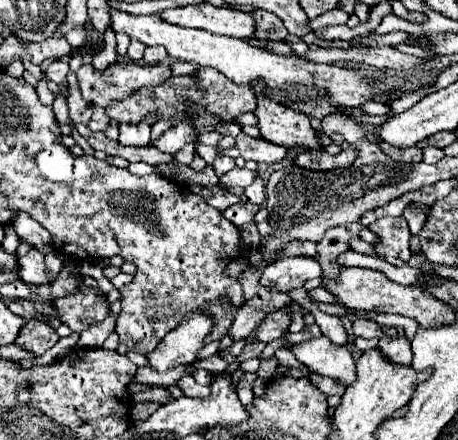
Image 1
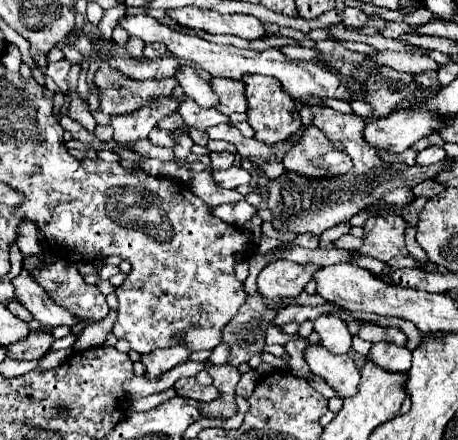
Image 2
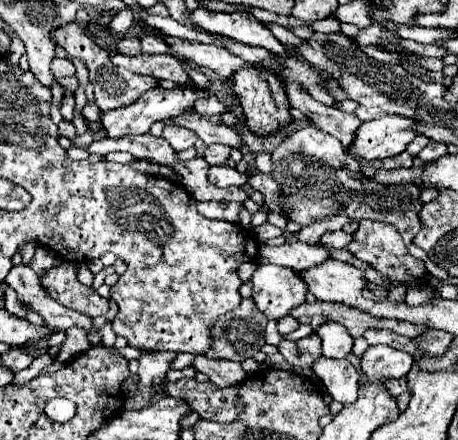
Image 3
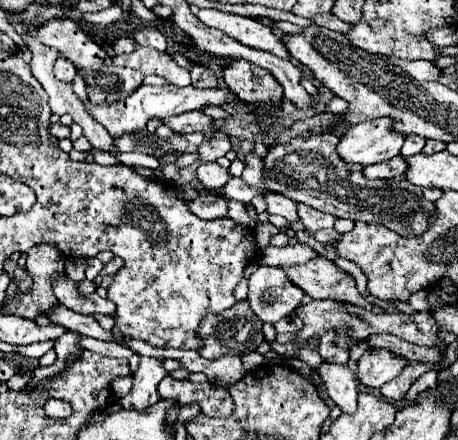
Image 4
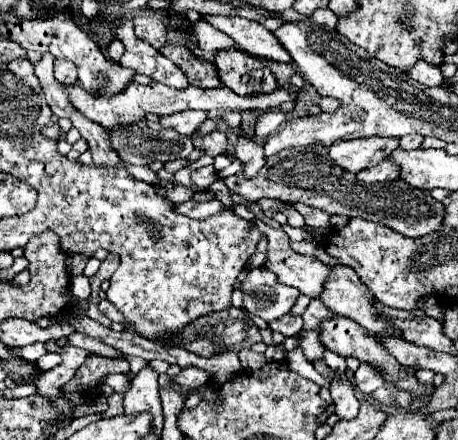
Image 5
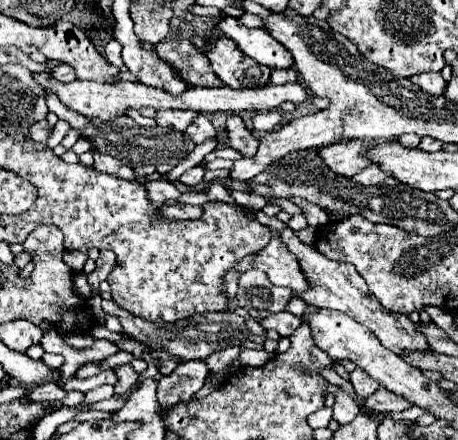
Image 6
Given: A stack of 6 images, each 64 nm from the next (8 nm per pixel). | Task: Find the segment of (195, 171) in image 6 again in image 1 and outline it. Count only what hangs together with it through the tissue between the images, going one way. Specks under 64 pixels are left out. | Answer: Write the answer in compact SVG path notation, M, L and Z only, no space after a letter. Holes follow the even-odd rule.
M234 166L230 172L226 172L224 176L220 176L218 180L220 180L220 184L222 184L224 188L234 188L234 186L246 188L246 186L252 184L254 176L256 176L256 172L250 172L250 170L246 170L246 168Z

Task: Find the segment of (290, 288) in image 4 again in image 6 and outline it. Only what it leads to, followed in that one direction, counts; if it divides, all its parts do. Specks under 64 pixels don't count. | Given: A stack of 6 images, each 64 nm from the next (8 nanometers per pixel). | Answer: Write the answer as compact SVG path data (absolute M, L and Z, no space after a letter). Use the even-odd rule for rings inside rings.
M246 270L238 278L236 300L238 306L248 310L252 318L266 318L286 308L290 300L290 292L292 292L290 288L280 288L268 282L264 272Z

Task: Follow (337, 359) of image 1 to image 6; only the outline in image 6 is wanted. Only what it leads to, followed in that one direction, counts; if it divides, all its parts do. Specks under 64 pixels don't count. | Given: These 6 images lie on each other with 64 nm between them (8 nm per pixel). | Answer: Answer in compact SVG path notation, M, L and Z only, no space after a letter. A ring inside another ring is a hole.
M338 390L336 402L332 406L332 420L336 420L338 424L350 424L356 418L358 412L360 410L358 410L356 402L348 394L344 394L342 390Z

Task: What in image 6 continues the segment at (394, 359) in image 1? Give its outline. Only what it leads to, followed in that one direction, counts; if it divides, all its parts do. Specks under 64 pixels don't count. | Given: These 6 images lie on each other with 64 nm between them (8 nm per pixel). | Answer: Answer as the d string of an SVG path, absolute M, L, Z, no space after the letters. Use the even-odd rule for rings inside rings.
M356 368L350 374L350 382L352 382L352 386L360 398L368 398L370 394L374 394L378 390L378 384L370 376L364 376L364 372L360 372L360 368Z

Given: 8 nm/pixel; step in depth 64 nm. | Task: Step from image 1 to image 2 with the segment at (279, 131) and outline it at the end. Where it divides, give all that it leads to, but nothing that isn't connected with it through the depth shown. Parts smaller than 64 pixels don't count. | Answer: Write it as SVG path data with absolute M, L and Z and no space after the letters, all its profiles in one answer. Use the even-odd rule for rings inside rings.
M244 74L242 78L244 82L244 94L246 94L246 104L248 104L248 124L254 130L254 138L262 140L266 144L274 144L274 142L284 142L288 140L294 132L300 132L300 116L298 110L292 102L292 98L288 96L288 92L284 92L284 88L280 86L280 82L272 76L262 76L262 74Z

